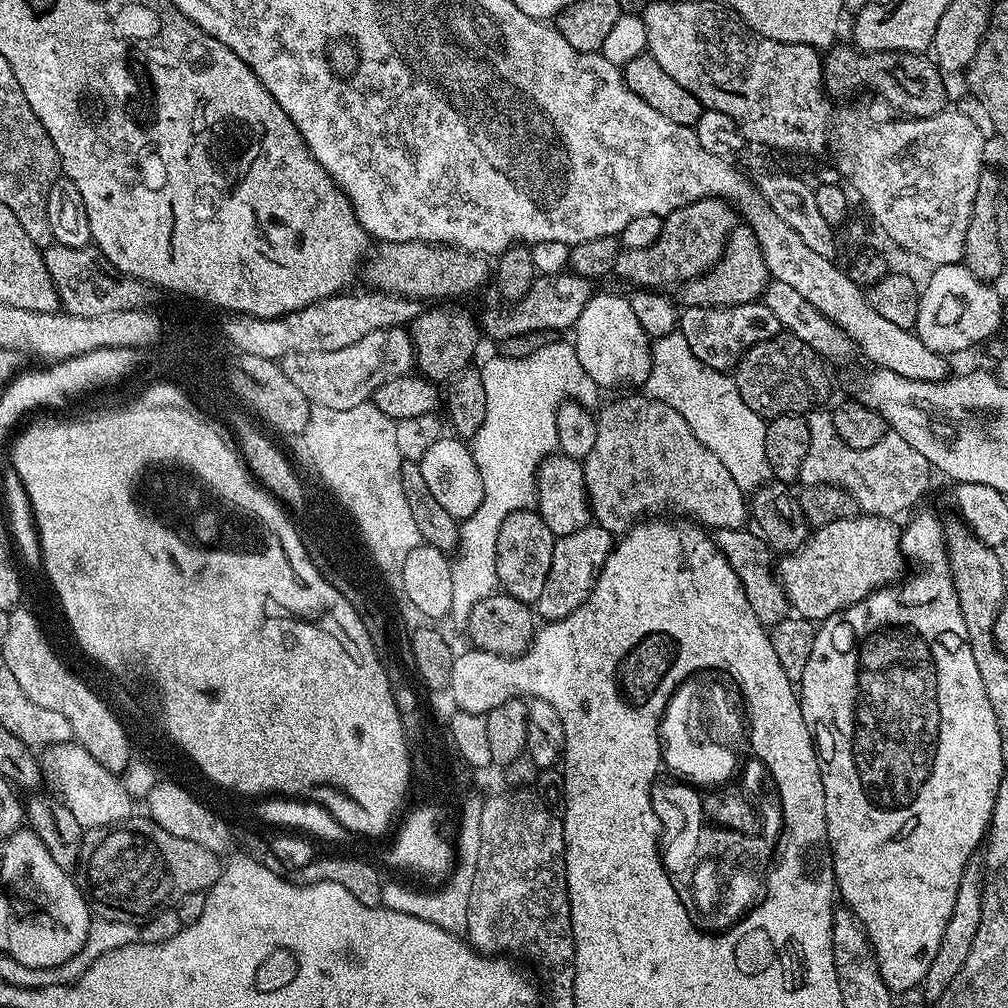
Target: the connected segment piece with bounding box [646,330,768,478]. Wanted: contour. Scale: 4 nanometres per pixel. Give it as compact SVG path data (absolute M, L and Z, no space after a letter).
M679 330L653 339L651 350L647 395L678 410L678 414L686 418L686 426L690 426L694 438L698 438L710 454L716 455L718 462L722 462L732 476L744 478L756 468L767 469L765 417L742 402L735 379L727 371L712 368L698 359L690 346L686 346L686 338Z

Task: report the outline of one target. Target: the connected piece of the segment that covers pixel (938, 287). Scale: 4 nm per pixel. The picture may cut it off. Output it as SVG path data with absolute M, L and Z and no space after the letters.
M941 264L931 269L928 285L923 285L918 306L915 333L930 350L941 354L964 352L975 344L983 345L993 339L1004 308L991 283L978 279L959 264Z

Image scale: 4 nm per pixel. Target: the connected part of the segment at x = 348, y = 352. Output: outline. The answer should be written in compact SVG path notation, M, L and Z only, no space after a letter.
M407 327L383 328L366 334L354 346L342 346L342 350L325 352L295 352L279 361L280 369L302 390L309 405L330 410L350 410L350 406L367 404L386 382L402 378L413 371L416 363L416 348Z

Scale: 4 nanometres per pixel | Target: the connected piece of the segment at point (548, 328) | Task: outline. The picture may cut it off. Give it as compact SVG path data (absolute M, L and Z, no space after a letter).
M565 270L556 275L537 275L526 298L509 303L504 308L488 308L482 316L482 332L485 337L493 336L496 342L531 332L559 333L559 328L571 329L578 322L582 310L591 302L594 293L593 281L587 276L577 276Z

